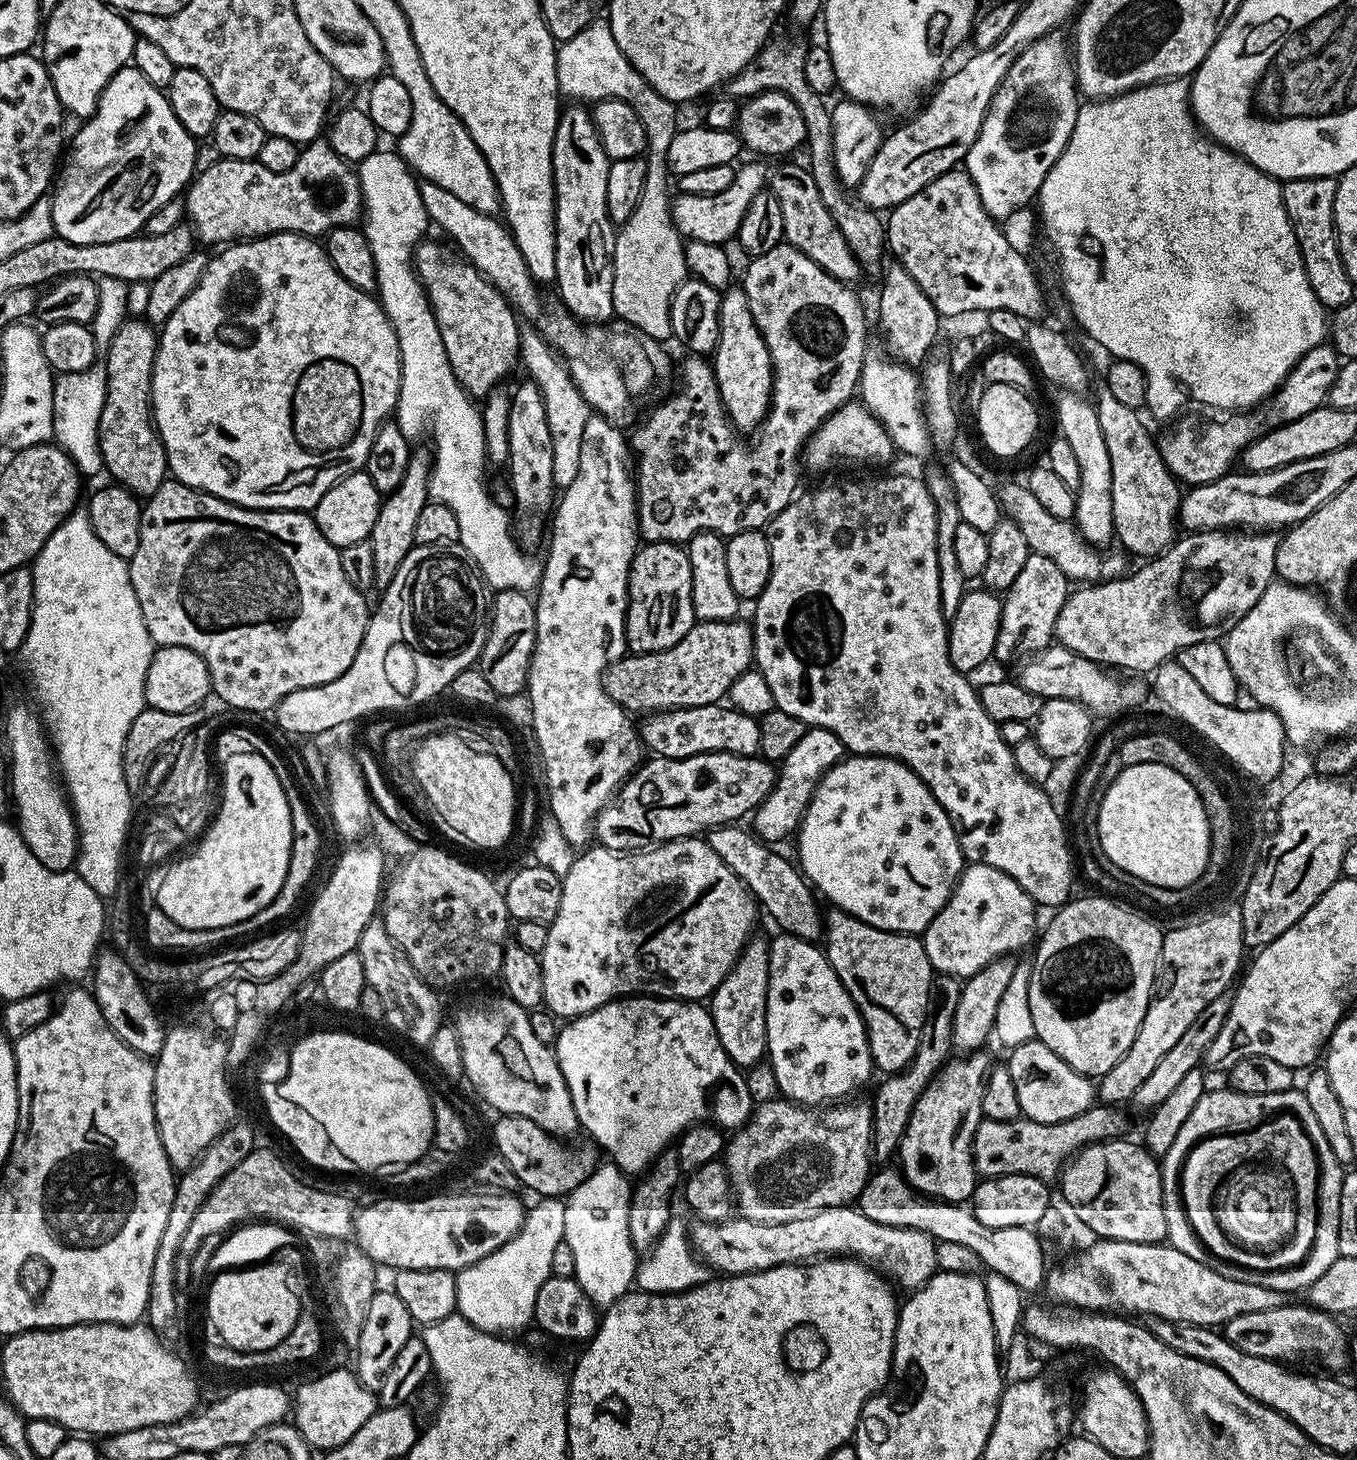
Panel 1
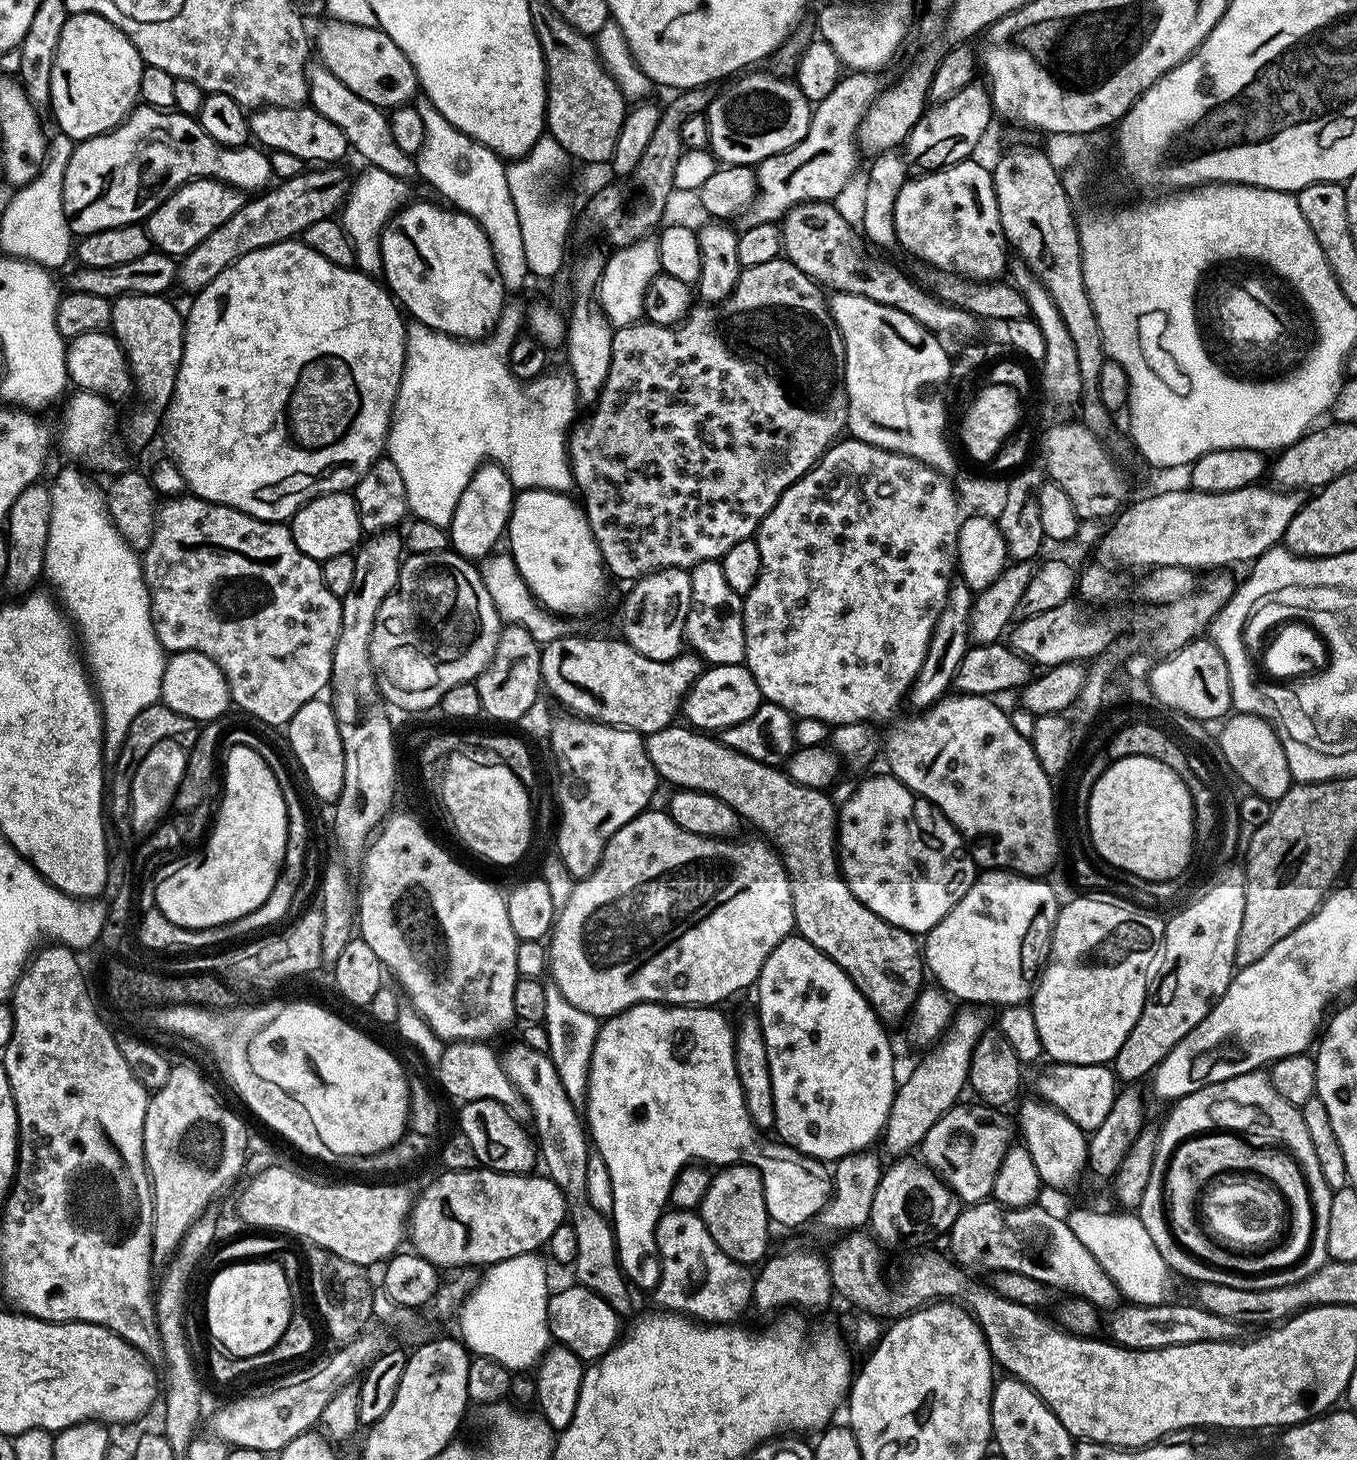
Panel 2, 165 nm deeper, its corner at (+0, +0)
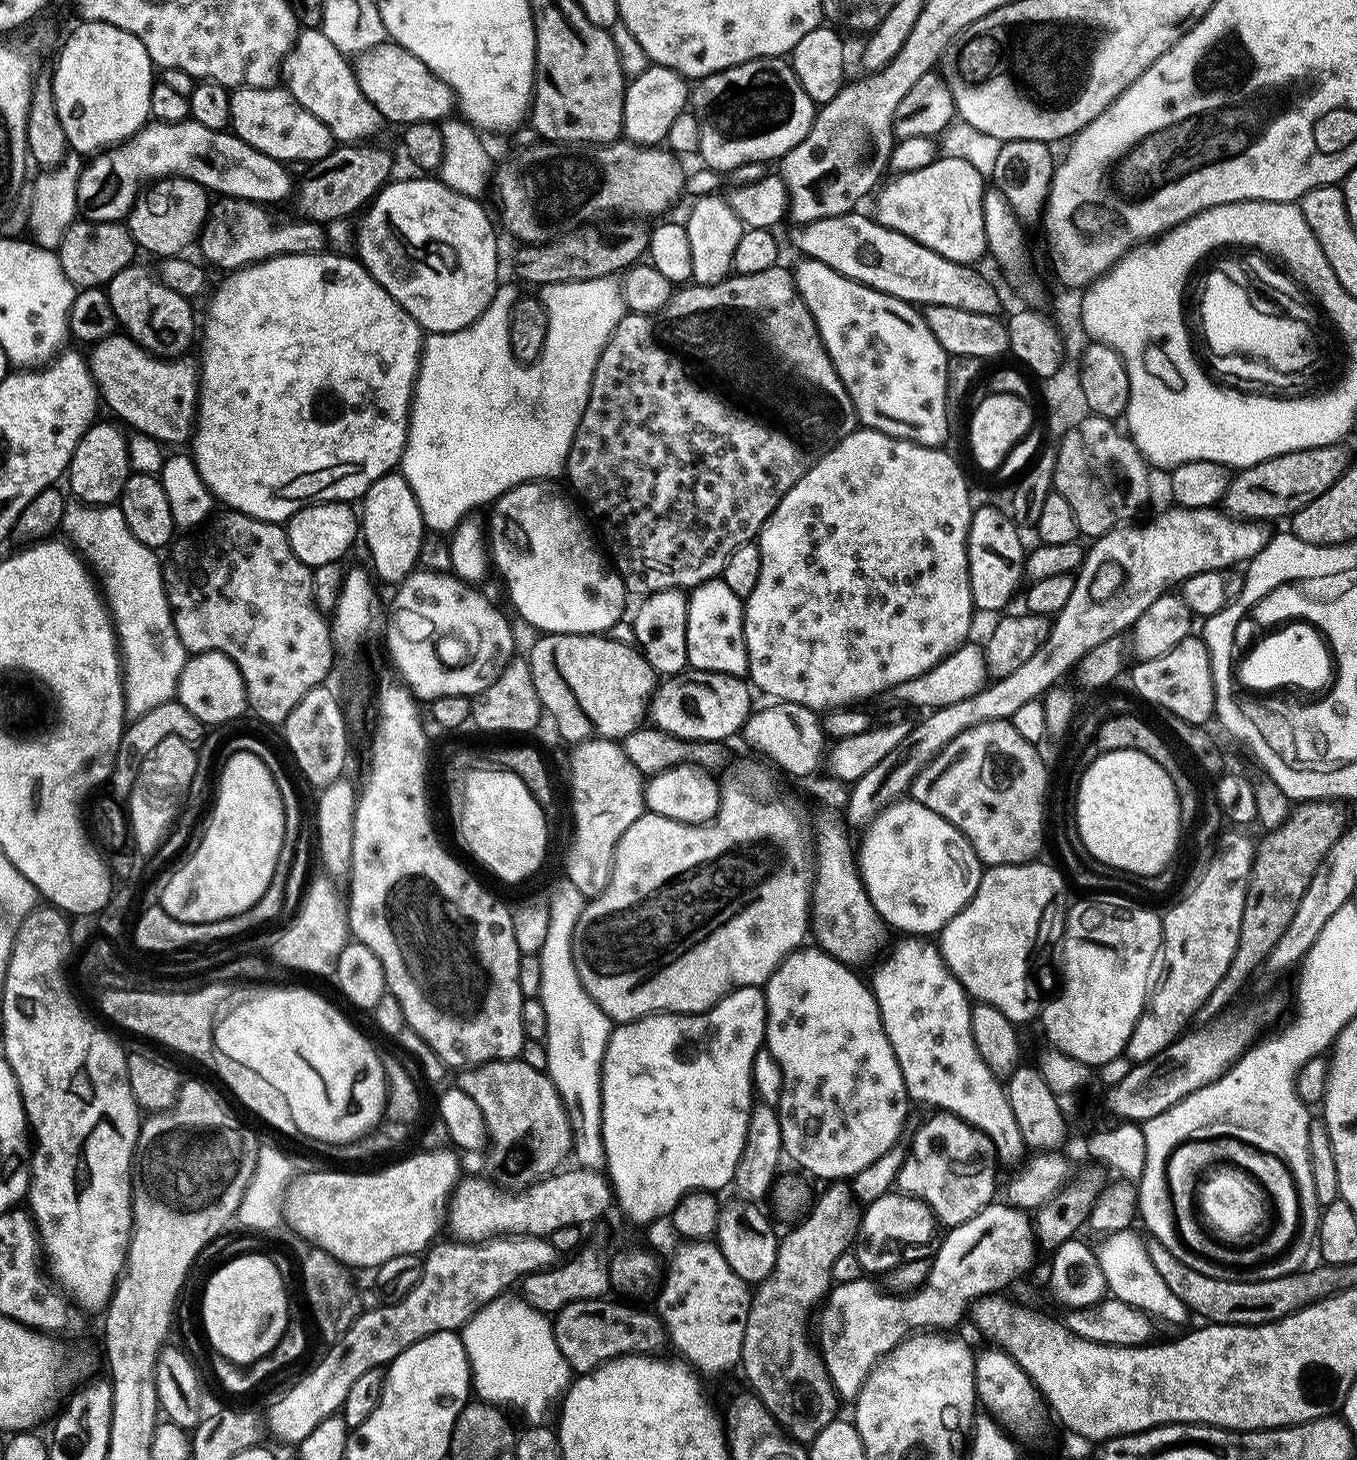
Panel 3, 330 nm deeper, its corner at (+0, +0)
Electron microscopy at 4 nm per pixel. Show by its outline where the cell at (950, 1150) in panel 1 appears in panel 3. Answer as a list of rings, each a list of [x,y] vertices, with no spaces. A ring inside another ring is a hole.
[[[890,1190],[882,1198],[863,1209],[864,1217],[858,1220],[858,1231],[854,1241],[854,1253],[860,1260],[869,1260],[878,1267],[892,1268],[903,1260],[920,1260],[933,1255],[938,1244],[938,1221],[930,1206],[907,1194]]]

